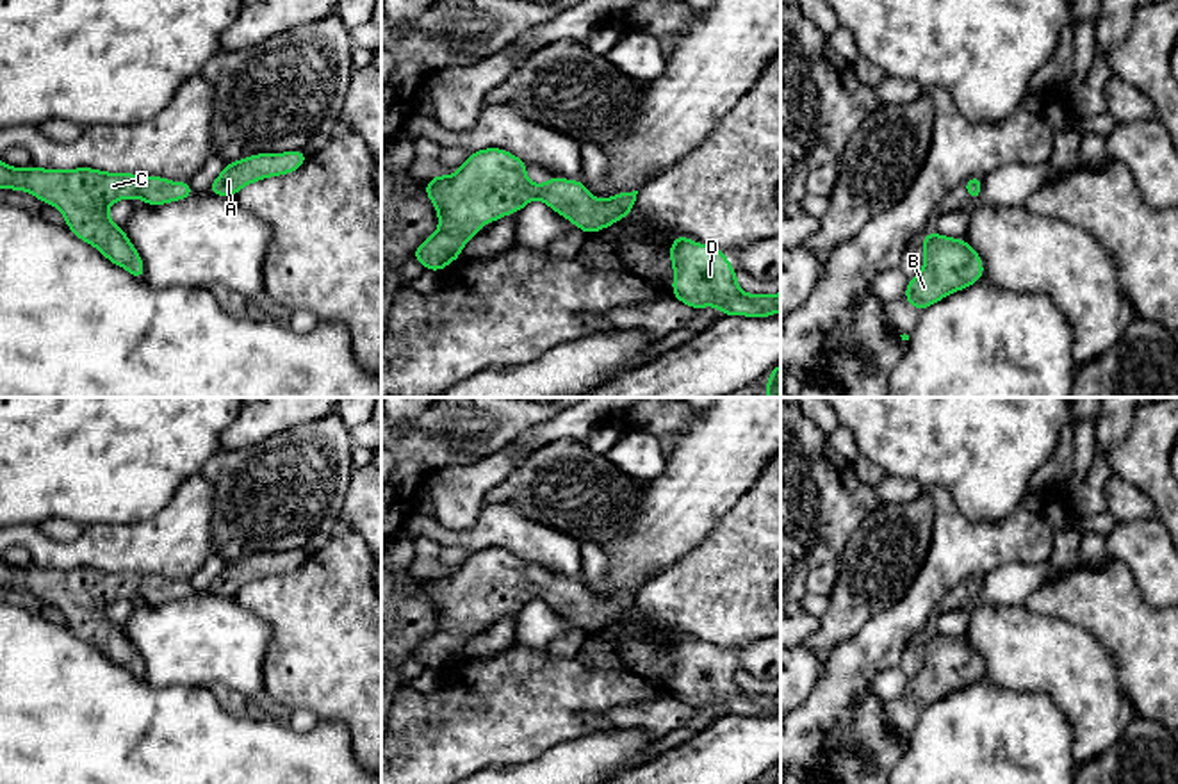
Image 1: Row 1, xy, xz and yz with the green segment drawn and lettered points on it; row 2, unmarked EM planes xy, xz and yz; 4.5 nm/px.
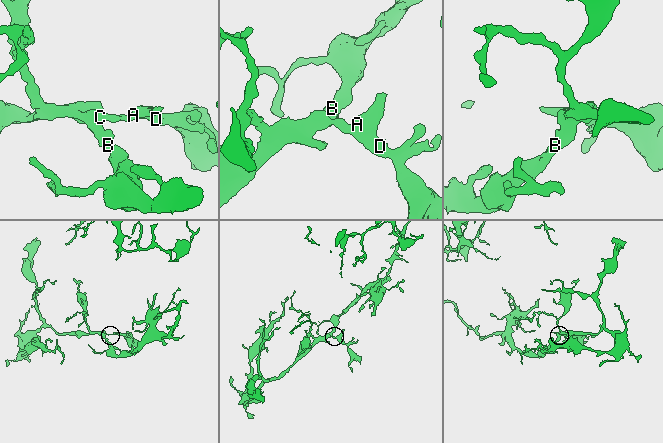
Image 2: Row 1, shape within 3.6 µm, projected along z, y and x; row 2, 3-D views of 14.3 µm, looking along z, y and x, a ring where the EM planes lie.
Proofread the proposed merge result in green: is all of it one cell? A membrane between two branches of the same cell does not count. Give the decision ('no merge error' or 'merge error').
no merge error

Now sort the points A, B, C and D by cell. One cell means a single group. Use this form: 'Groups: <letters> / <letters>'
Groups: A B C D

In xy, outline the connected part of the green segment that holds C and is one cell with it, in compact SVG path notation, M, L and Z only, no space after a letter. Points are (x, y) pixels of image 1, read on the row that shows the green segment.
M0 160L0 189L25 191L59 208L66 226L84 242L94 246L112 264L137 280L144 265L125 230L112 223L109 207L119 200L141 198L146 205L166 205L194 194L189 182L134 173L107 173L93 167L68 171L41 169L36 164L20 169Z

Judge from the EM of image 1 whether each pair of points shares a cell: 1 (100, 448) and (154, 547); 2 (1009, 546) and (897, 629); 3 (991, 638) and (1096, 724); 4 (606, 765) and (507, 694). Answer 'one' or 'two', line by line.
1: two
2: one
3: one
4: two

